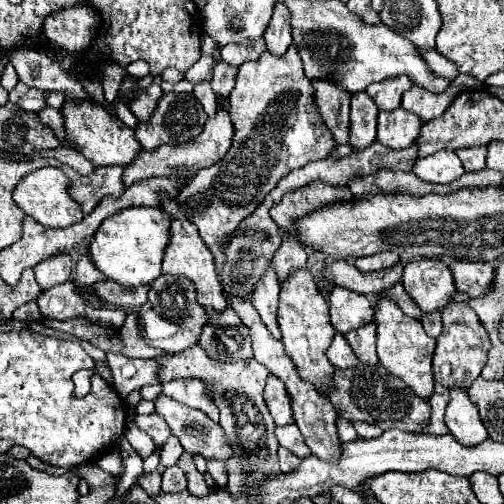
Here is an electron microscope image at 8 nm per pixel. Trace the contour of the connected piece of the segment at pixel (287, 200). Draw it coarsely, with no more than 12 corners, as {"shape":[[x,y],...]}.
{"shape":[[314,181],[286,193],[270,211],[280,229],[336,201],[352,201],[348,187]]}

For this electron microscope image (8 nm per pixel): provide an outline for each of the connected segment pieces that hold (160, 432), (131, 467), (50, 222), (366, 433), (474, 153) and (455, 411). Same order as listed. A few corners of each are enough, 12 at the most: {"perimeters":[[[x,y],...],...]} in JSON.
{"perimeters":[[[158,413],[136,415],[134,423],[154,443],[166,443],[170,427]],[[124,437],[118,443],[124,475],[116,489],[122,495],[142,473],[142,457]],[[42,167],[18,181],[14,203],[44,227],[82,221],[70,179]],[[354,421],[360,439],[382,435],[378,425]],[[486,147],[458,149],[466,171],[486,167]],[[450,387],[444,421],[456,441],[488,439],[468,389]]]}

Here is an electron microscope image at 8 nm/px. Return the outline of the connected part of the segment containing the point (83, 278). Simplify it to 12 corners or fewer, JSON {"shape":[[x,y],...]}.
{"shape":[[90,257],[76,263],[72,283],[92,287],[102,281],[102,273],[94,269]]}

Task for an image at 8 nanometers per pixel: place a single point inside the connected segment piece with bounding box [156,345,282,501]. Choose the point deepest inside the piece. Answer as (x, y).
(239, 387)

